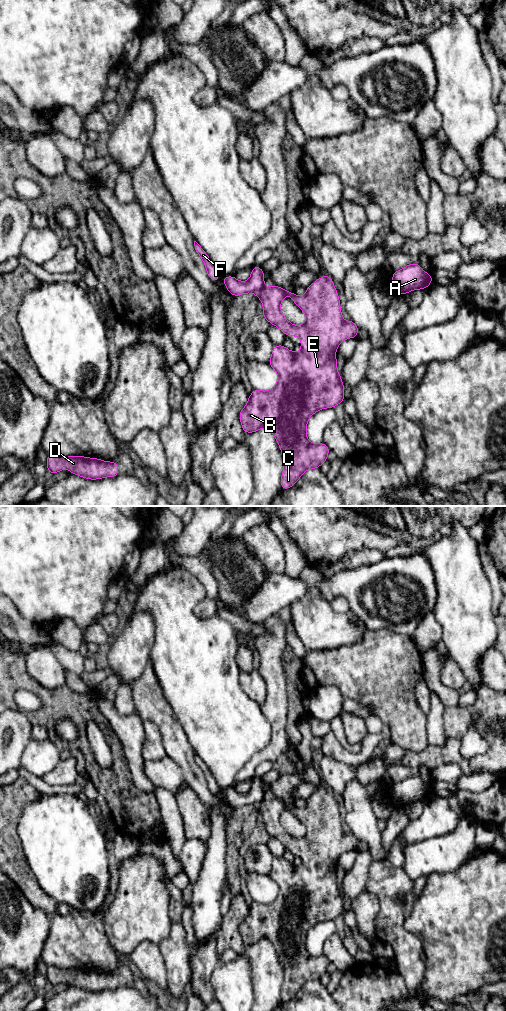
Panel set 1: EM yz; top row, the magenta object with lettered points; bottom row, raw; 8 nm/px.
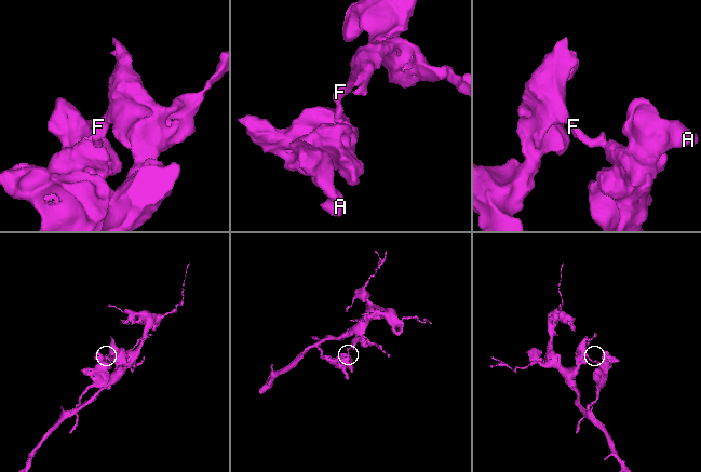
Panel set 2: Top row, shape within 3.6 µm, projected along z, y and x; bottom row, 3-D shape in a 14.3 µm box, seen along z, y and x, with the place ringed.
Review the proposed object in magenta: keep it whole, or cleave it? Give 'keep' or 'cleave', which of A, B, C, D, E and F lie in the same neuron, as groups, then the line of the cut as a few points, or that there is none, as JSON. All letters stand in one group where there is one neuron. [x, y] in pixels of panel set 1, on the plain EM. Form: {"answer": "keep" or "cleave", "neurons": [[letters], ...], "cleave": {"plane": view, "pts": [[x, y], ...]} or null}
{"answer": "cleave", "neurons": [["A", "B", "C", "E"], ["D", "F"]], "cleave": {"plane": "yz", "pts": [[264, 799], [256, 806]]}}

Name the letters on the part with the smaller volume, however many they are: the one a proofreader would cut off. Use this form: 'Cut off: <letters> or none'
Cut off: A, B, C, E

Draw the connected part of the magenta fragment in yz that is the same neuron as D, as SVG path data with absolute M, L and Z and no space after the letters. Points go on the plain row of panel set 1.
M48 966L46 978L48 979L49 987L62 984L64 978L68 980L70 985L91 992L119 987L116 973L106 974L98 970L87 970L85 968L63 969L56 966Z

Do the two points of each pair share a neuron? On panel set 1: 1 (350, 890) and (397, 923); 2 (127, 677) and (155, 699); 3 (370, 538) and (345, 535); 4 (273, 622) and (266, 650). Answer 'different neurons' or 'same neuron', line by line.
1: different neurons
2: different neurons
3: same neuron
4: same neuron

